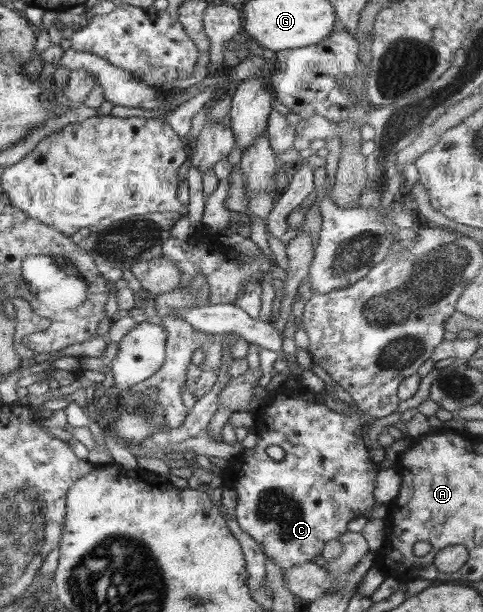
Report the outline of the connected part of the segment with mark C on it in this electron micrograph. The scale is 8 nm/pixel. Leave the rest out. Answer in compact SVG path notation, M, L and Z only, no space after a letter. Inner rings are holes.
M284 385L269 395L253 414L253 428L259 437L257 445L231 459L222 474L223 485L237 491L237 524L261 544L262 552L282 571L313 562L314 557L321 555L327 541L341 538L348 531L349 522L357 516L367 515L377 502L374 489L378 469L369 459L357 411L352 410L350 416L345 416L325 405L310 404L302 400L307 392L303 388L289 390ZM271 445L283 449L285 459L282 462L276 462L268 455L267 449Z

